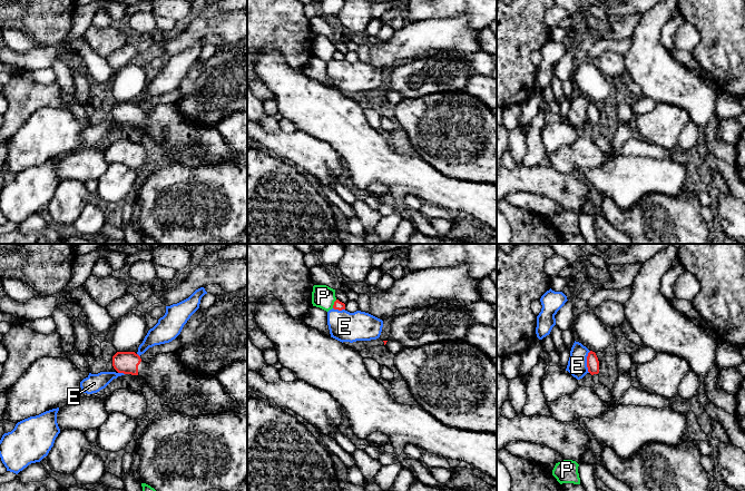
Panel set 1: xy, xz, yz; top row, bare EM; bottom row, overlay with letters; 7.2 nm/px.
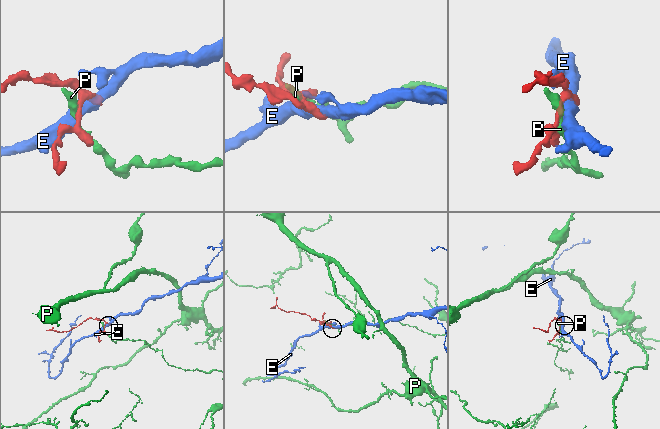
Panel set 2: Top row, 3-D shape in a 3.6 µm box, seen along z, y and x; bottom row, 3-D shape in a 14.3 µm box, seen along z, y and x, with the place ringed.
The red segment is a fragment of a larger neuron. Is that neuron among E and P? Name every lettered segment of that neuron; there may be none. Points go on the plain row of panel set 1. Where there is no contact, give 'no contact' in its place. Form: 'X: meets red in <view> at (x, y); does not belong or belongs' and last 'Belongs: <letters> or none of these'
E: meets red in yz at (587, 113); does not belong
P: meets red in xz at (334, 55); does not belong
Belongs: none of these

